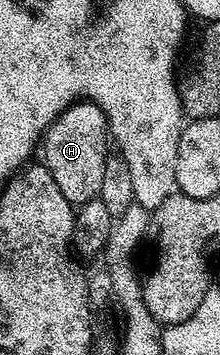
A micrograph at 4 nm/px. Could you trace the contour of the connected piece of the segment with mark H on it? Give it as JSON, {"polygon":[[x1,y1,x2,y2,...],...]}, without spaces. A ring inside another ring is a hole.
{"polygon":[[77,103,71,105,66,112,58,115,54,123,42,138,42,164,54,175,54,183,58,183,62,195,73,205,85,205,90,199,99,197,102,187,102,175,106,175,106,167,110,160,110,134,108,116,96,105]]}

